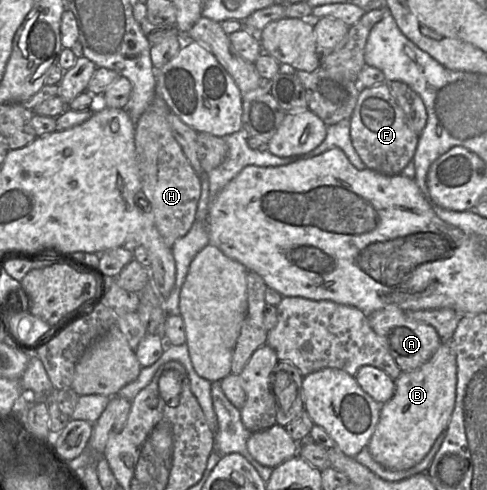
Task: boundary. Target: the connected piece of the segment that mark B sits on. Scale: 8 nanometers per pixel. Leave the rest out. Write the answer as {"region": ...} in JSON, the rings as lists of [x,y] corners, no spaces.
{"region":[[[443,341],[434,355],[422,366],[403,371],[395,382],[392,398],[381,405],[379,421],[367,445],[372,458],[385,468],[407,470],[418,464],[429,452],[438,436],[445,432],[455,407],[457,365],[450,341]]]}

